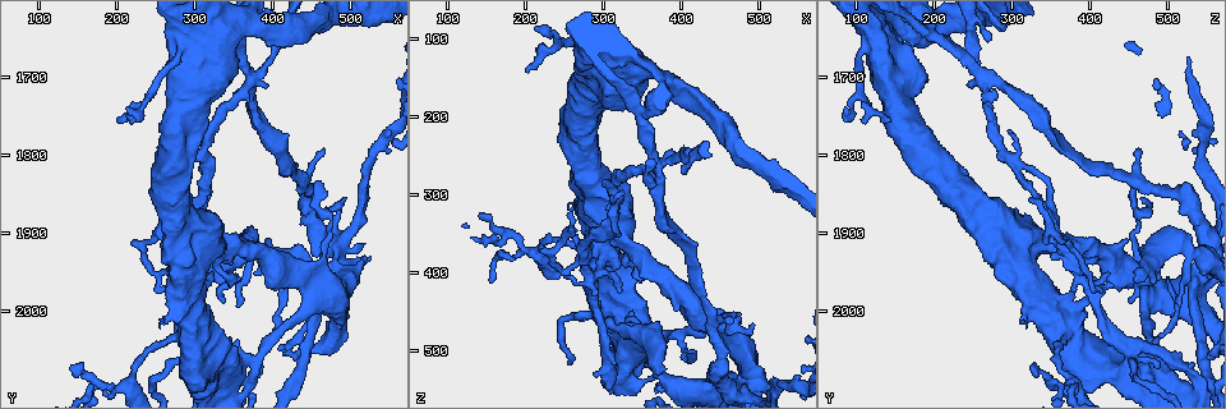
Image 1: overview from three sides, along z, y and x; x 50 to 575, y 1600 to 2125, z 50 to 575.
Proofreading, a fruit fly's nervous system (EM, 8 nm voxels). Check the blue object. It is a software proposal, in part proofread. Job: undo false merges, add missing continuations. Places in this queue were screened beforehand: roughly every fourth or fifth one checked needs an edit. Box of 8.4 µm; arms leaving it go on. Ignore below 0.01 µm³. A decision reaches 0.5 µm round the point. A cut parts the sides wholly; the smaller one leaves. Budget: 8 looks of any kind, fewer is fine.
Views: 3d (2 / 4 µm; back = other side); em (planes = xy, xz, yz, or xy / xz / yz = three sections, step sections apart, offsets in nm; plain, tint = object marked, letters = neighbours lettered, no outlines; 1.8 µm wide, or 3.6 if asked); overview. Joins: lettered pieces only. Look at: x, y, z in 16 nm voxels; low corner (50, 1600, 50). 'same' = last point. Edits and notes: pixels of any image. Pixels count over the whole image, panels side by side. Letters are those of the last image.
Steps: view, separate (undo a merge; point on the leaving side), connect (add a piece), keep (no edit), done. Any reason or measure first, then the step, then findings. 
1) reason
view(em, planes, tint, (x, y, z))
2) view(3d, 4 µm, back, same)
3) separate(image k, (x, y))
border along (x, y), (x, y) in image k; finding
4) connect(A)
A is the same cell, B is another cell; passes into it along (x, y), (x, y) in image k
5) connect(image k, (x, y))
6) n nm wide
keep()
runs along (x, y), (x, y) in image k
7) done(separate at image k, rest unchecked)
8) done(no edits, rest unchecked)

sharp bend
view(em, planes, letters, (280, 1910, 280))

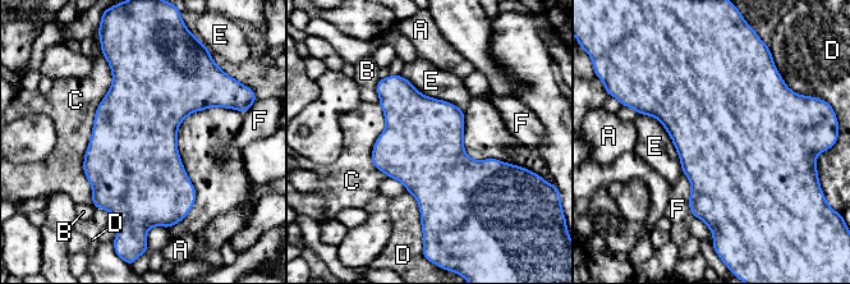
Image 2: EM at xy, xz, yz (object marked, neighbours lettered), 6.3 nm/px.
500 nm wide; C touches over 900 nm
keep()
A, B, C, D, E and F are other cells; one neuron here

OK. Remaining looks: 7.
thick turns thin
view(em, yz, step 8, tint, (440, 2055, 545))

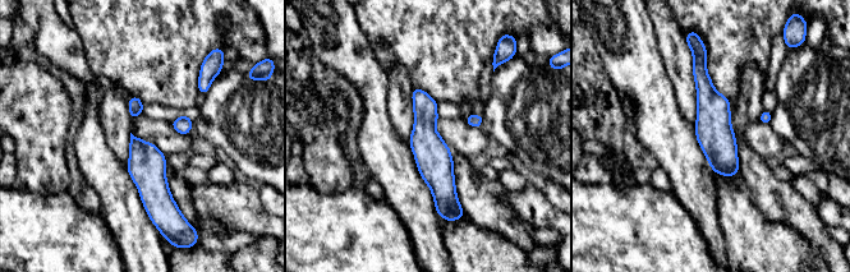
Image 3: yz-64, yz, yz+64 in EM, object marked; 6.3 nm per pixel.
view(em, planes, tint, same)

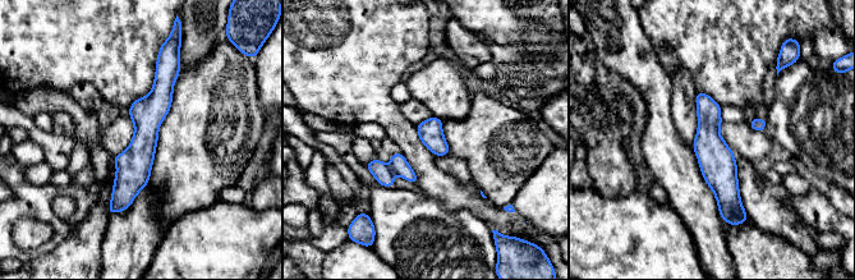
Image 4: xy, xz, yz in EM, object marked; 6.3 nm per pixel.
what lies round it
view(em, planes, letters, same)

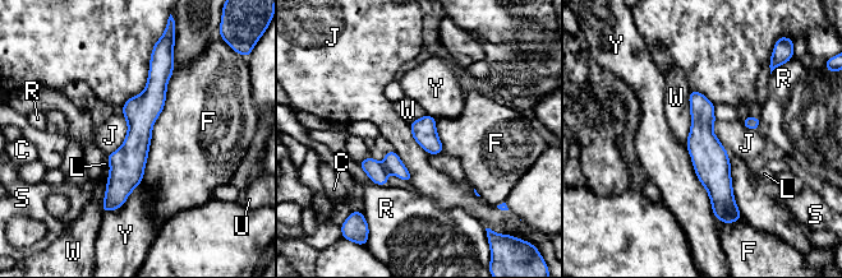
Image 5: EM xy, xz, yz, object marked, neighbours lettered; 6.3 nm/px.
keep()
C, F, J, L, R, S, U, W and Y are other cells; border along (123, 115), (127, 137), (106, 156) in image 5; continuous, no second neuron

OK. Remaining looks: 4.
four or more arms meet
view(3d, 4 µm, (375, 1695, 260))

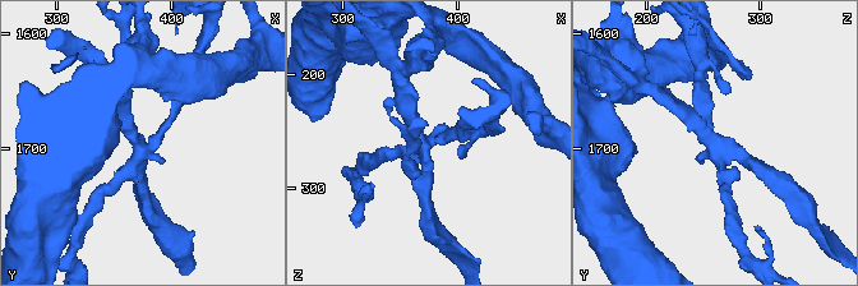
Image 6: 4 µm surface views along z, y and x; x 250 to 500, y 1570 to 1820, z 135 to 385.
4 arms
view(em, planes, letters, (374, 1696, 260))

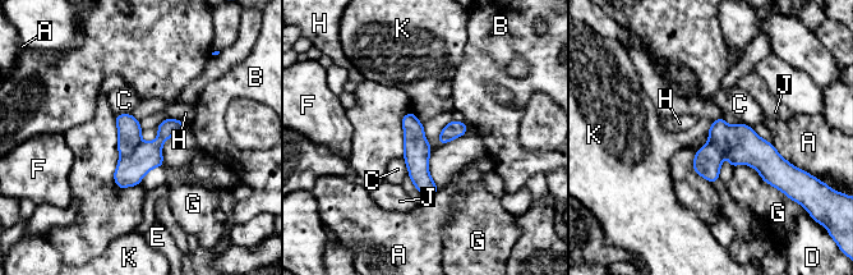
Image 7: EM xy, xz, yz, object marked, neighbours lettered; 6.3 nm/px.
G touches over 360 nm
separate(image 7, (130, 170))
A, B, C, D, E, F, G, H, J and K are other cells; the part that leaves runs along (178, 123), (121, 180), (121, 184) in image 7; two neurons meet here

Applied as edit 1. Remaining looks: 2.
done(separate at image 7, rest unchecked)

